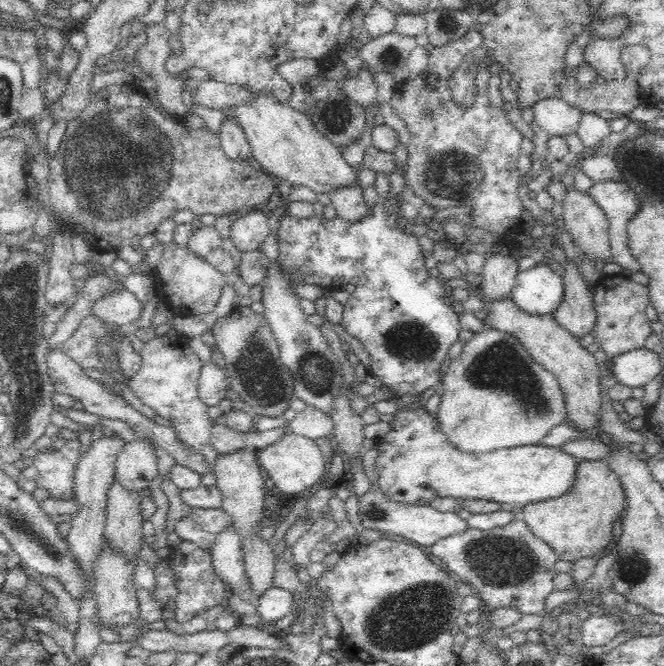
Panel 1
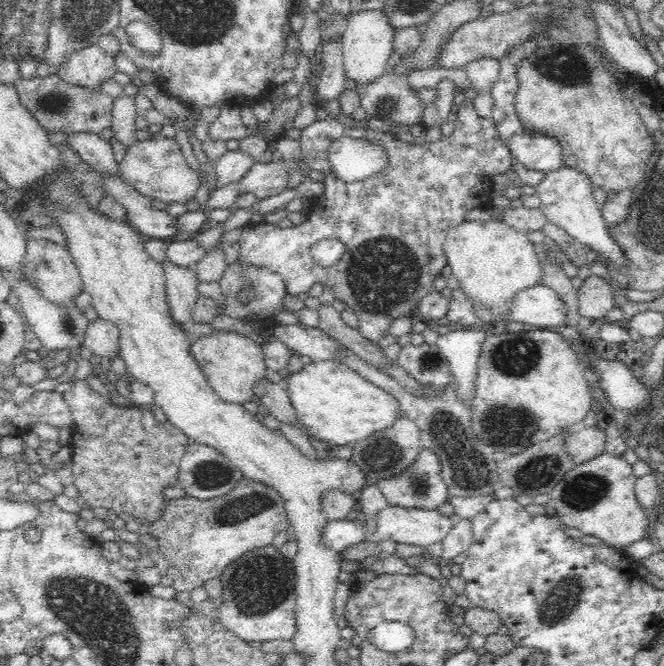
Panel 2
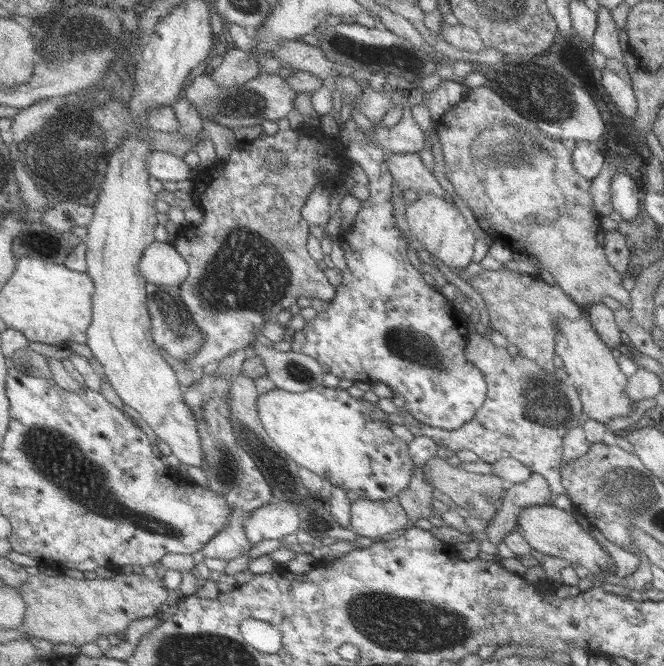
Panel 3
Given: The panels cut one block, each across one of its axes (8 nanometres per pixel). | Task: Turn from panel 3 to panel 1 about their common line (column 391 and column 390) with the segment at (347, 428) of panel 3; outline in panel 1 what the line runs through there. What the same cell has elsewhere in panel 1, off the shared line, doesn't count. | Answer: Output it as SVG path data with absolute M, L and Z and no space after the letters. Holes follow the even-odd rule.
M416 408L396 412L396 418L390 424L392 430L386 436L376 440L378 442L378 456L375 460L374 470L378 488L394 502L405 505L426 506L434 498L455 498L457 500L476 498L491 500L498 504L511 503L513 506L523 506L528 502L538 502L544 498L554 498L566 494L574 480L576 480L576 462L571 454L558 447L548 445L512 446L500 448L484 454L470 454L458 450L448 442L439 427L436 416L430 415L428 408Z

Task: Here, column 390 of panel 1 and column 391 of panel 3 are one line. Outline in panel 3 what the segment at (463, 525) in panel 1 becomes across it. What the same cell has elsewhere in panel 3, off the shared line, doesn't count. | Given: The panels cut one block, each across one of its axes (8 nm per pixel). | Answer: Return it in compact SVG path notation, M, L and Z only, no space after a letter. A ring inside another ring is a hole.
M358 498L352 503L351 529L359 537L382 540L410 526L409 515L398 498L385 501Z

